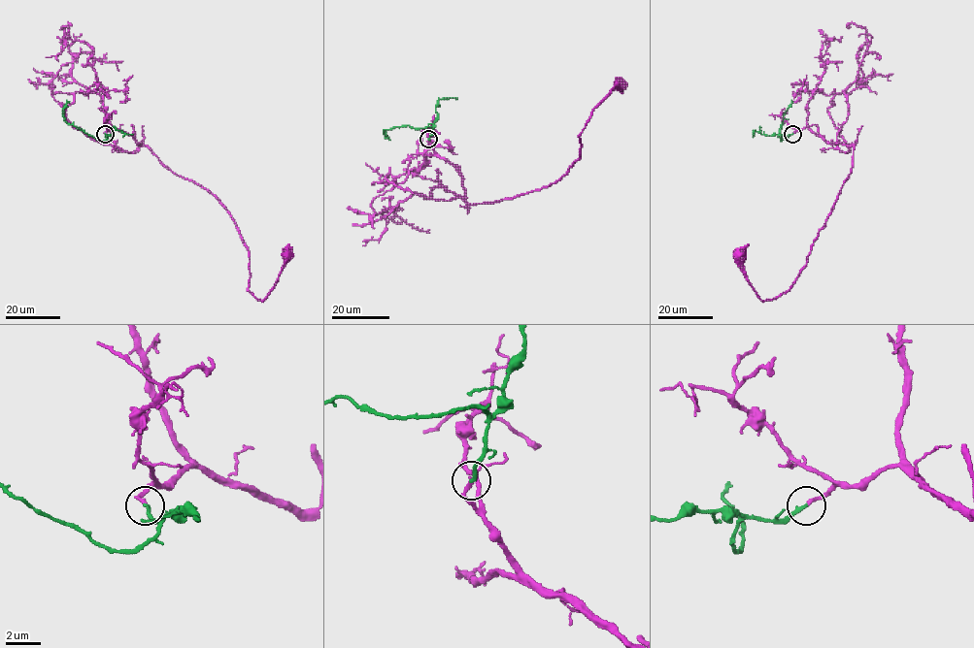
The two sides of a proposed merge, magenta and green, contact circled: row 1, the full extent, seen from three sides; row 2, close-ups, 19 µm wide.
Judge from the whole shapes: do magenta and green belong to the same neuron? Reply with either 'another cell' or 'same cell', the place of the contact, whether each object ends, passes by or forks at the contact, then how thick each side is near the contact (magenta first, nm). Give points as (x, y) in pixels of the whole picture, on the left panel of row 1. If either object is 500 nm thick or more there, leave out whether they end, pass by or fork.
same cell; place (105, 134); magenta ends; green ends; calibres 200 and 220 nm

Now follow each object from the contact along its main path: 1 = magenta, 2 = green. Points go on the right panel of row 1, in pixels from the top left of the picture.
1: (792, 133), (807, 127), (830, 144), (854, 145), (849, 177), (807, 264), (781, 295), (759, 297), (740, 255)
2: (792, 134), (782, 136), (781, 140), (784, 113), (792, 102)

